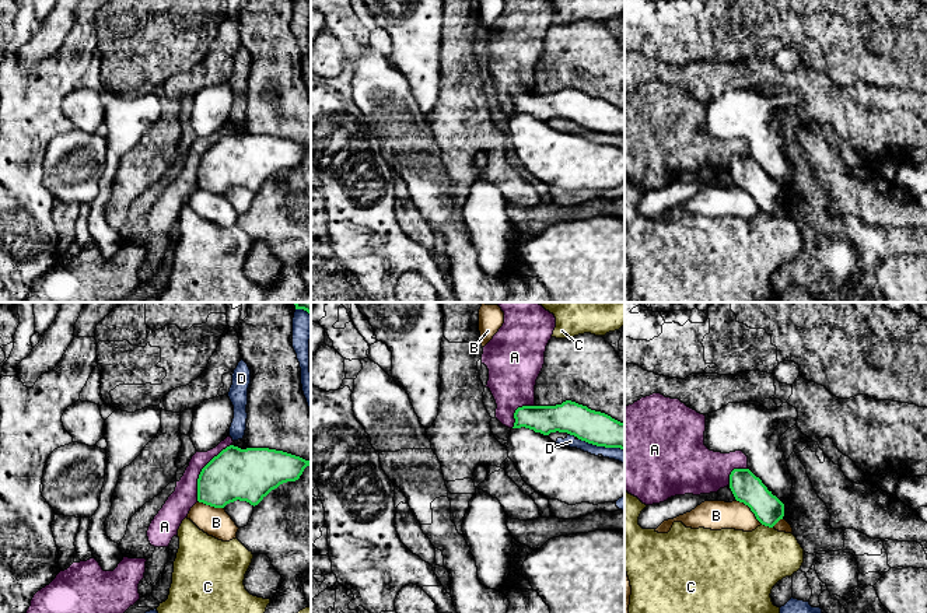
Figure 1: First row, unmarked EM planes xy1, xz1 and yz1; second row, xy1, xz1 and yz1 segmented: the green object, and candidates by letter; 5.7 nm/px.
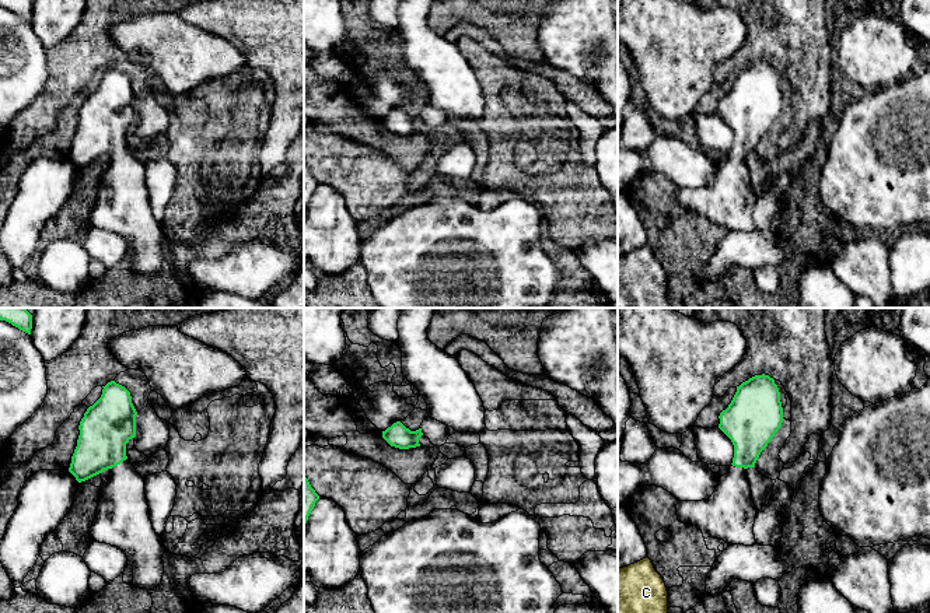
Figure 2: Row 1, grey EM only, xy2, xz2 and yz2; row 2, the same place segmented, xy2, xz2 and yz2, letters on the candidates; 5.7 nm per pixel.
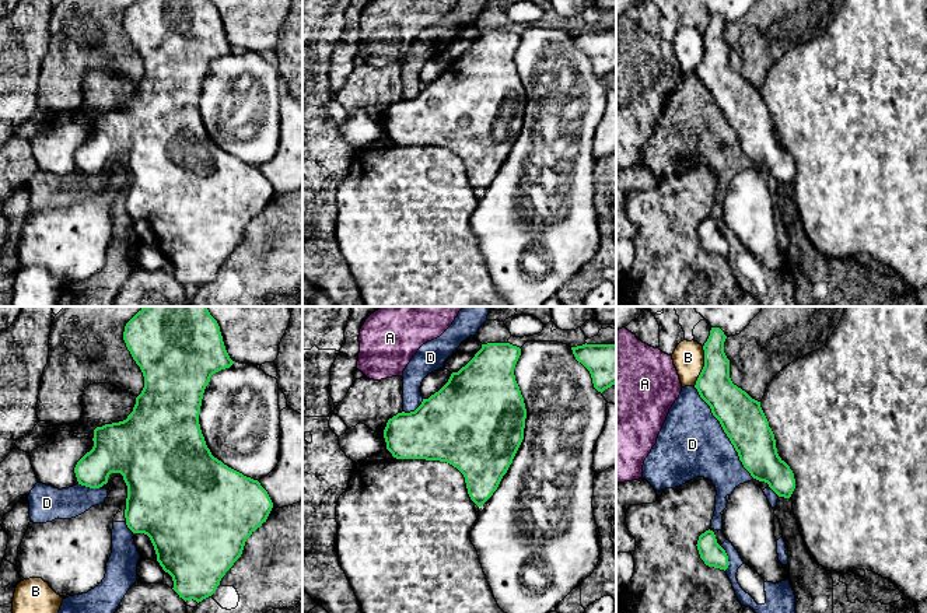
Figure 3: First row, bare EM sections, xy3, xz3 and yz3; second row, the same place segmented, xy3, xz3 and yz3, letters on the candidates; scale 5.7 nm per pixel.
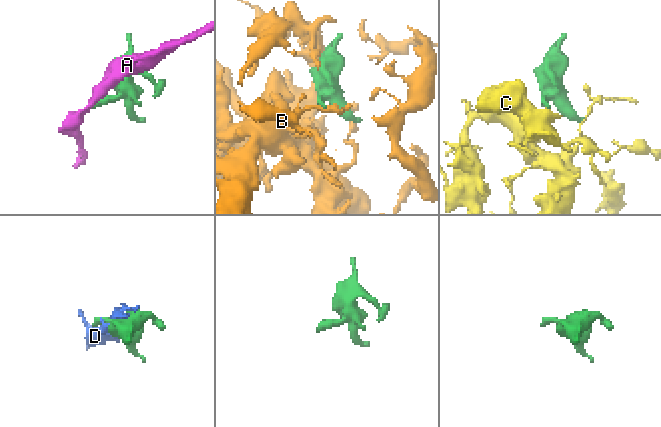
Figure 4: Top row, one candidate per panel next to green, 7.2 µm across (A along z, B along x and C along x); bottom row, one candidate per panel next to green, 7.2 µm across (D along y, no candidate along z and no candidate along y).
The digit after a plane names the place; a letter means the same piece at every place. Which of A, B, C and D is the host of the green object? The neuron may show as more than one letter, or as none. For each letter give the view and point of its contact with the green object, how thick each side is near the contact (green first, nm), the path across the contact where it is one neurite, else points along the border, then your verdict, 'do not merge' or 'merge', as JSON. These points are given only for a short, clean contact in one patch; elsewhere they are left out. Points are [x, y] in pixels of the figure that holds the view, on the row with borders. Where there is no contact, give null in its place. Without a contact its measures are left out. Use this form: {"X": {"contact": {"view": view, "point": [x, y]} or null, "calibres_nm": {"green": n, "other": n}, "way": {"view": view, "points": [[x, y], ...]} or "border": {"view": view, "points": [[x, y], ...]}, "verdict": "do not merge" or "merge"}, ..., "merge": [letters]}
{"A": {"contact": {"view": "xy1", "point": [202, 470]}, "calibres_nm": {"green": 300, "other": 140}, "verdict": "do not merge"}, "B": {"contact": {"view": "yz3", "point": [705, 365]}, "calibres_nm": {"green": 200, "other": 180}, "verdict": "do not merge"}, "C": {"contact": {"view": "yz1", "point": [768, 525]}, "calibres_nm": {"green": 170, "other": 380}, "verdict": "do not merge"}, "D": {"contact": {"view": "yz3", "point": [724, 431]}, "calibres_nm": {"green": 260, "other": 380}, "verdict": "do not merge"}, "merge": []}

